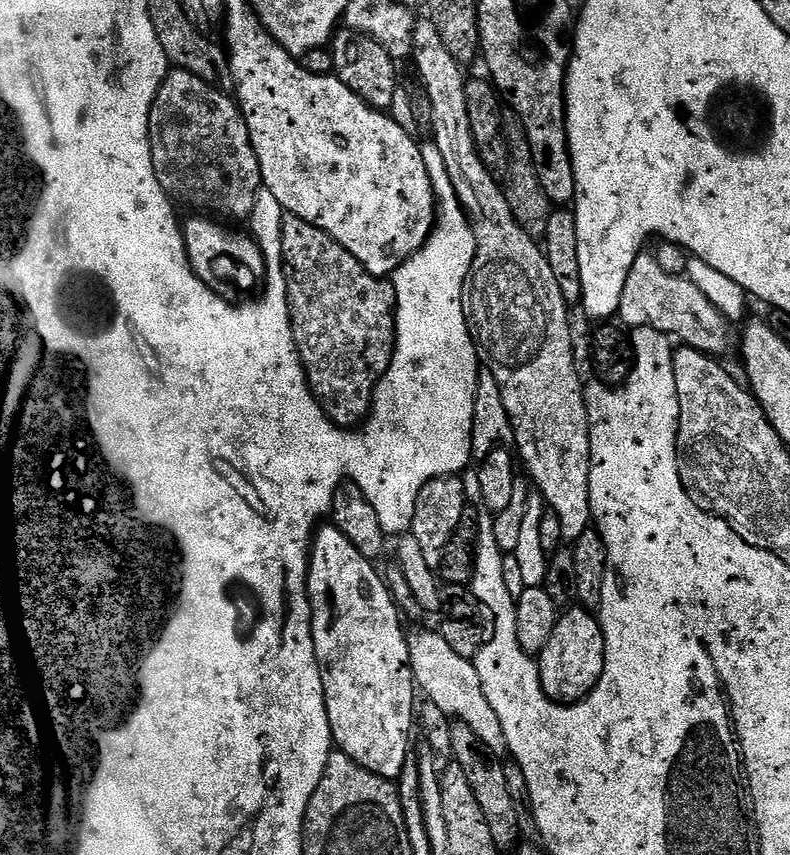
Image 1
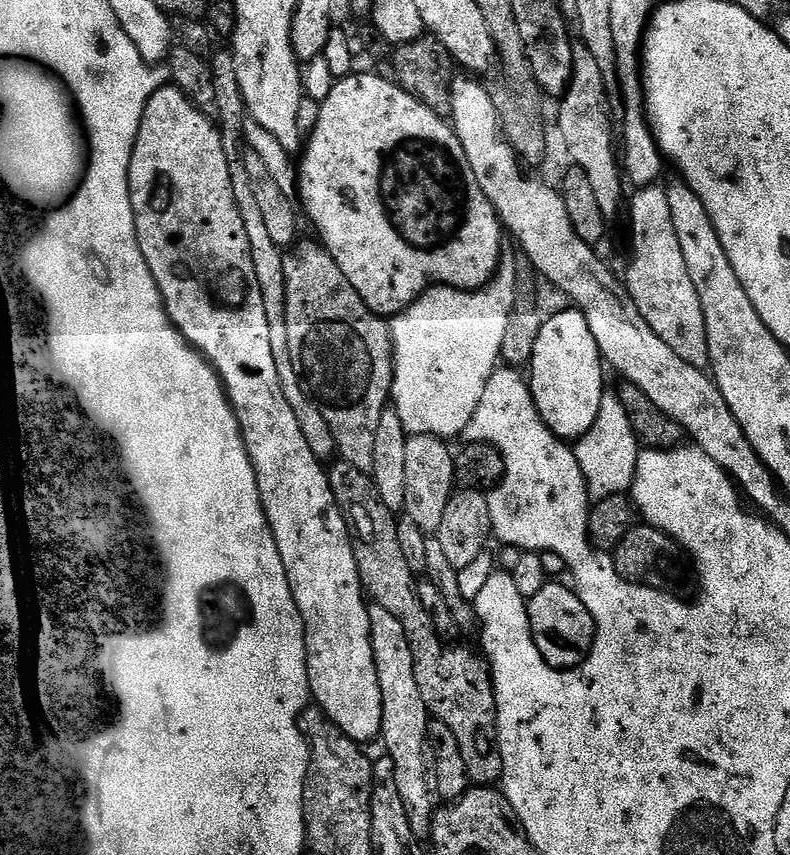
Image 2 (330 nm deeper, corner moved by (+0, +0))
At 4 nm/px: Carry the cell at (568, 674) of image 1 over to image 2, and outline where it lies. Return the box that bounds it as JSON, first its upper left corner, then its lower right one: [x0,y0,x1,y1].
[528,582,596,670]

